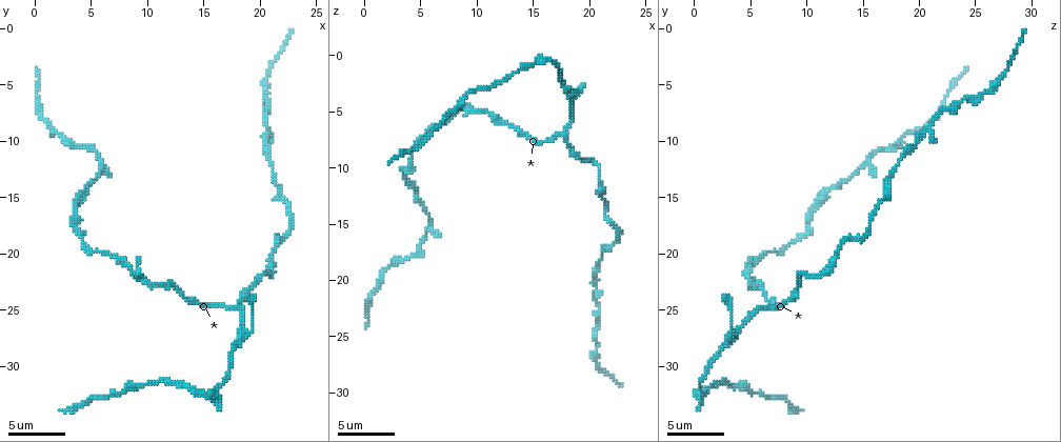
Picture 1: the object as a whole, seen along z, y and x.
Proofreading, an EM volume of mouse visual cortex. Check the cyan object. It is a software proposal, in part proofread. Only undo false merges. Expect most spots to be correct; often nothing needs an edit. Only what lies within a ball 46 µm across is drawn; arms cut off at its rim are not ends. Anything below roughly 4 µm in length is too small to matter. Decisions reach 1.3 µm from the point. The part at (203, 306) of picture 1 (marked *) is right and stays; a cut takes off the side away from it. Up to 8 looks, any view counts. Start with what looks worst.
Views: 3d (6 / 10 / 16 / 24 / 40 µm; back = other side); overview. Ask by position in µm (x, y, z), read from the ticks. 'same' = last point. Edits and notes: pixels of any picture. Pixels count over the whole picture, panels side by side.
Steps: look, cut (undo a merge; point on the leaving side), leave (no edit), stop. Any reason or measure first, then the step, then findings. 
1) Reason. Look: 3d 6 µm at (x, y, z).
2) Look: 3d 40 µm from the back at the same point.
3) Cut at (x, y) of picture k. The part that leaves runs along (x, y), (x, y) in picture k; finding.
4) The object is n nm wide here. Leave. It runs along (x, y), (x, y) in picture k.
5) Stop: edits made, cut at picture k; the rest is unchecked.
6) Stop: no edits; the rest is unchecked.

Branch point. Look: 3d 6 µm at (17.8, 24.8, 7.2).

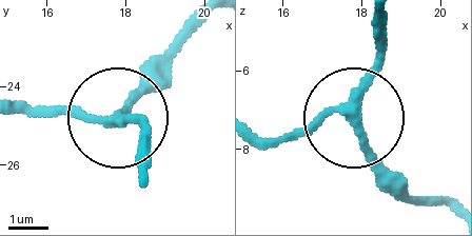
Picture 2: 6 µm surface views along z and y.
Look: 3d 6 µm from the back at (17.85, 24.85, 7.10).

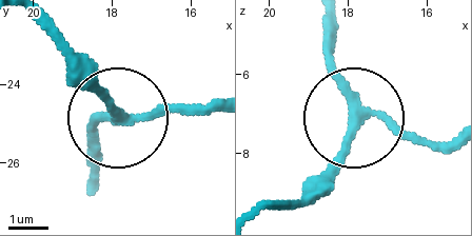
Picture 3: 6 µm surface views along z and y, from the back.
Leave. It runs along (211, 112), (160, 112), (90, 132) in picture 3; one neuron here.

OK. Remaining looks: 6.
Two arms in line, one across. Look: 3d 6 µm at (20.6, 9.0, 20.6).

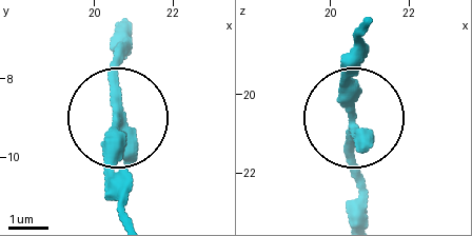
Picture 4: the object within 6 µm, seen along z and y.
Leave. It runs along (128, 212), (118, 60), (128, 23) in picture 4; all the same neuron.

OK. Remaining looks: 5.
Four-way junction. Look: 3d 10 µm at (18.8, 27.2, 3.6).

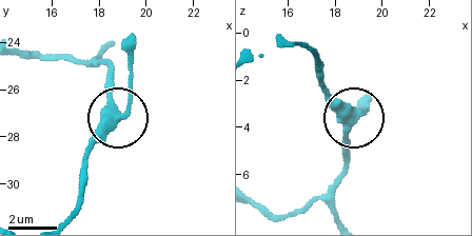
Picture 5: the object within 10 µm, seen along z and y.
The object is 360 nm wide here. Leave. All the same neuron.

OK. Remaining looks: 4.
Thick turns thin. Look: 3d 10 µm at (8.8, 21.6, 4.8).

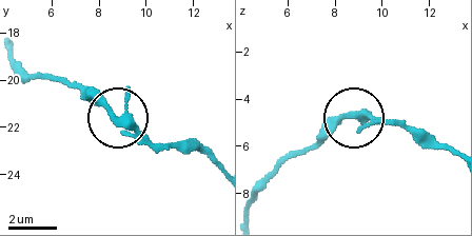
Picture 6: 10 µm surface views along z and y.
Leave. It runs along (215, 166), (197, 151), (142, 140), (78, 84) in picture 6; continuous, no second neuron.

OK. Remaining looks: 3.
Stop: no edits; the rest is unchecked.

